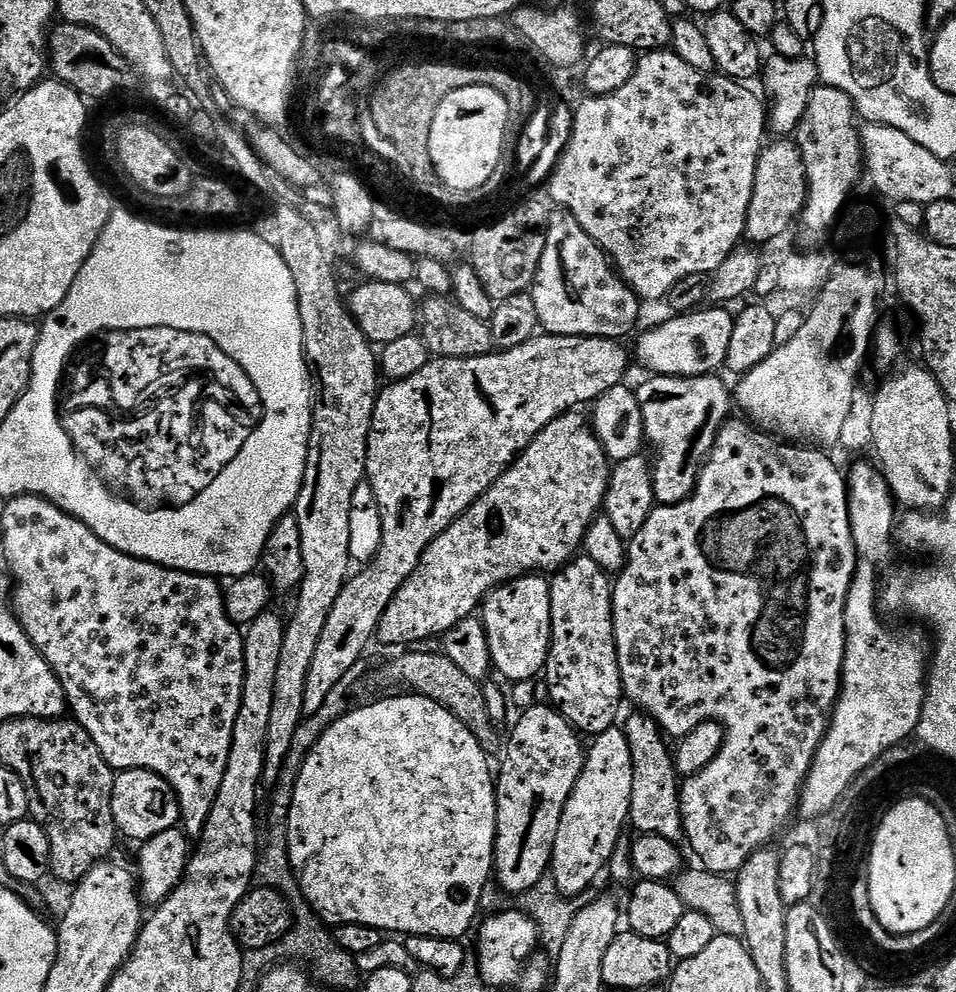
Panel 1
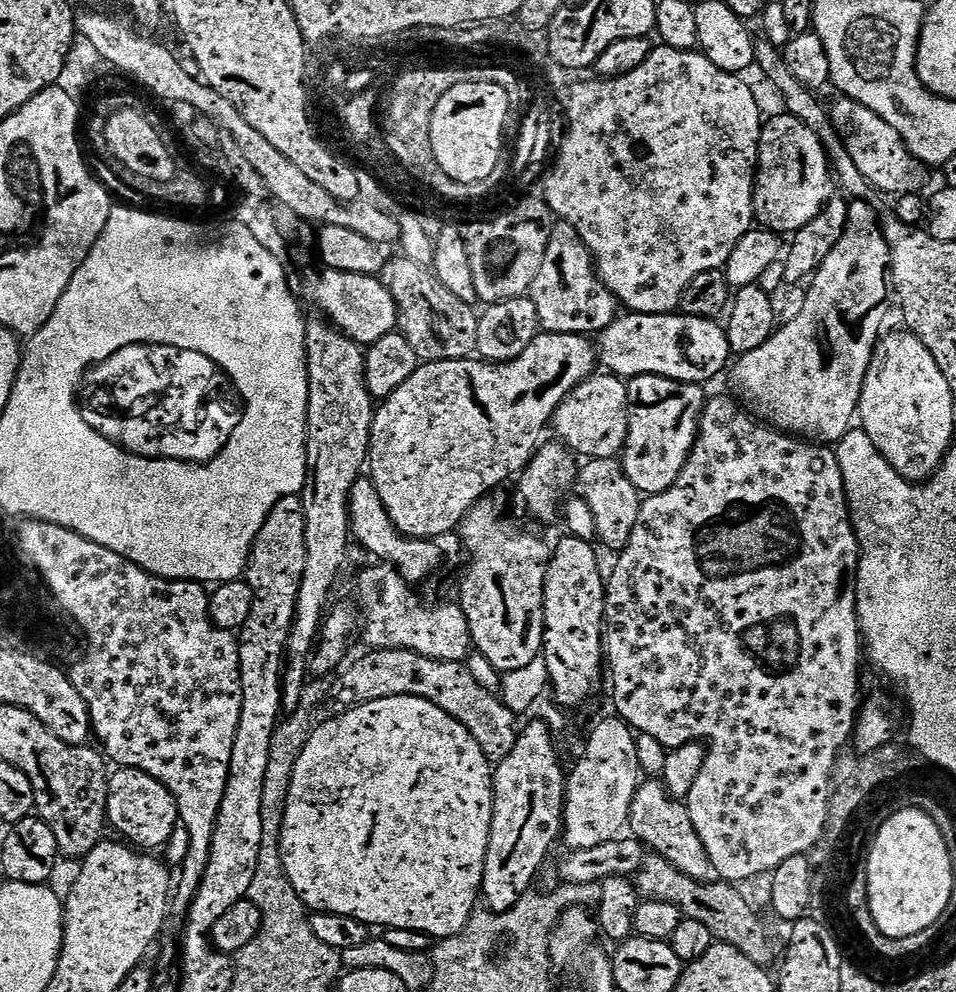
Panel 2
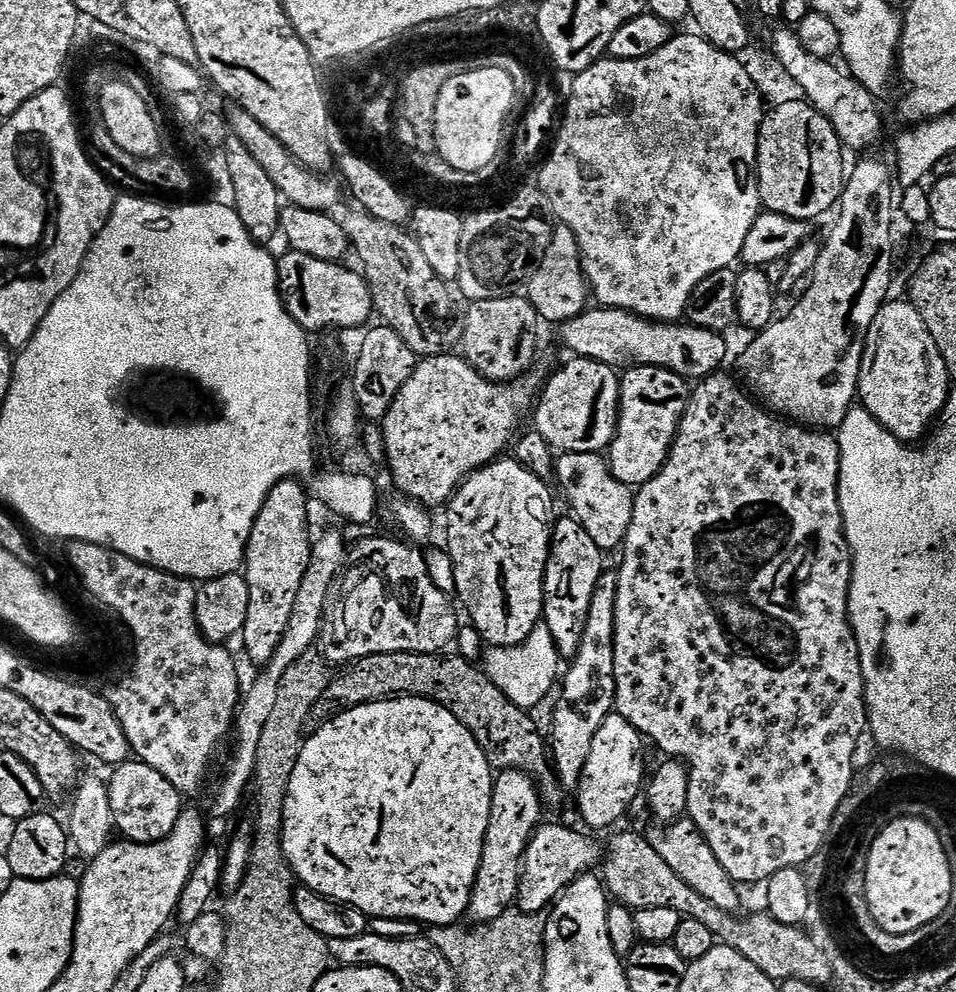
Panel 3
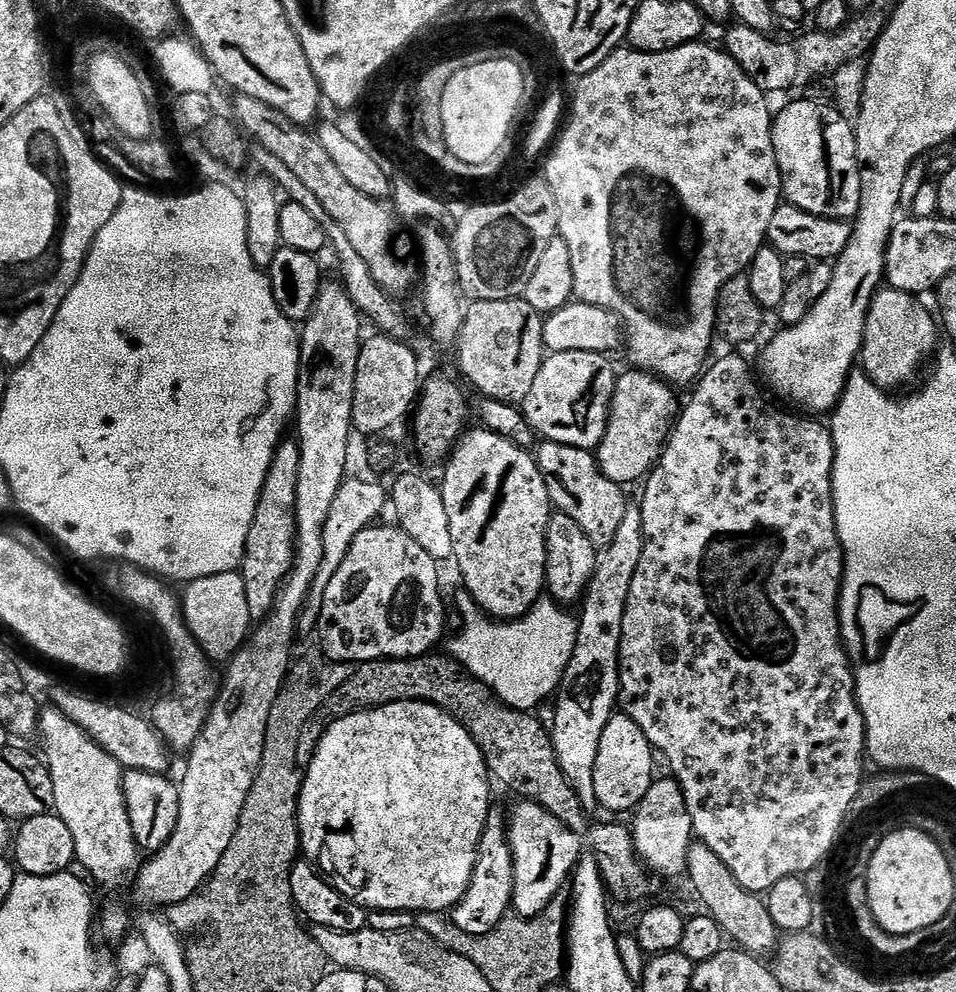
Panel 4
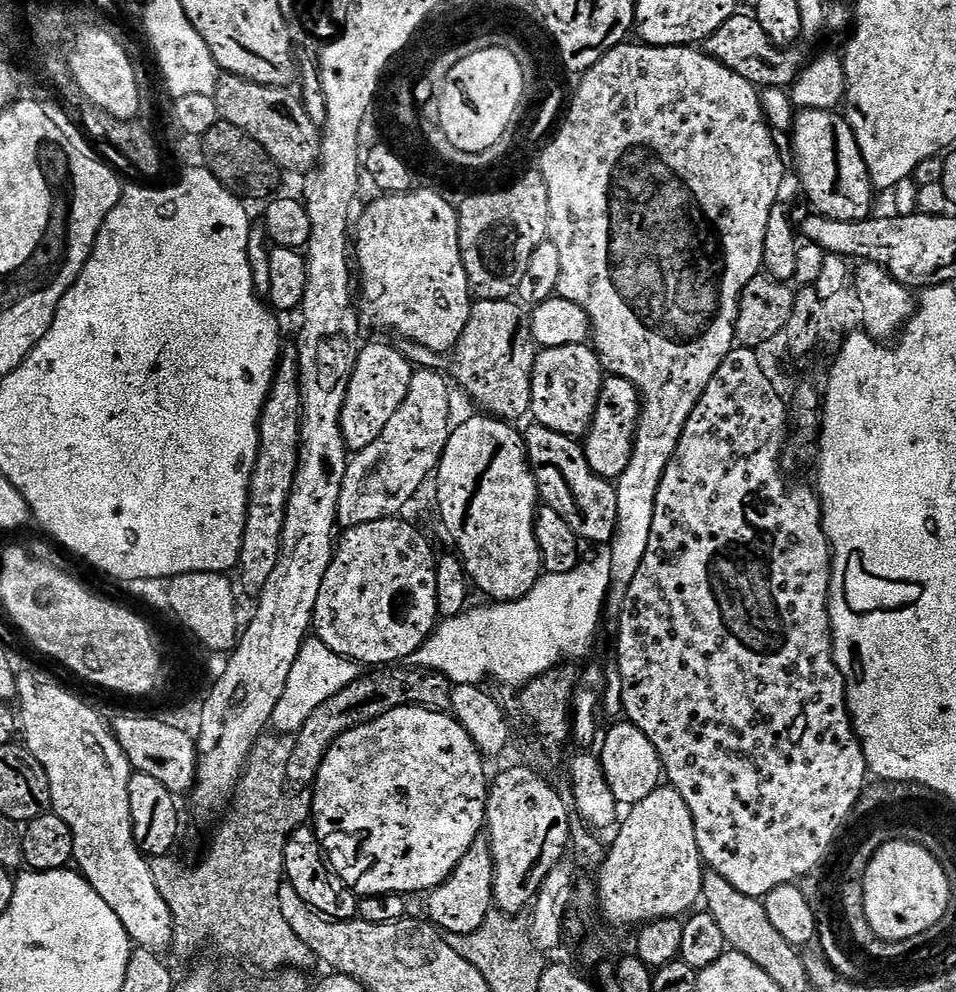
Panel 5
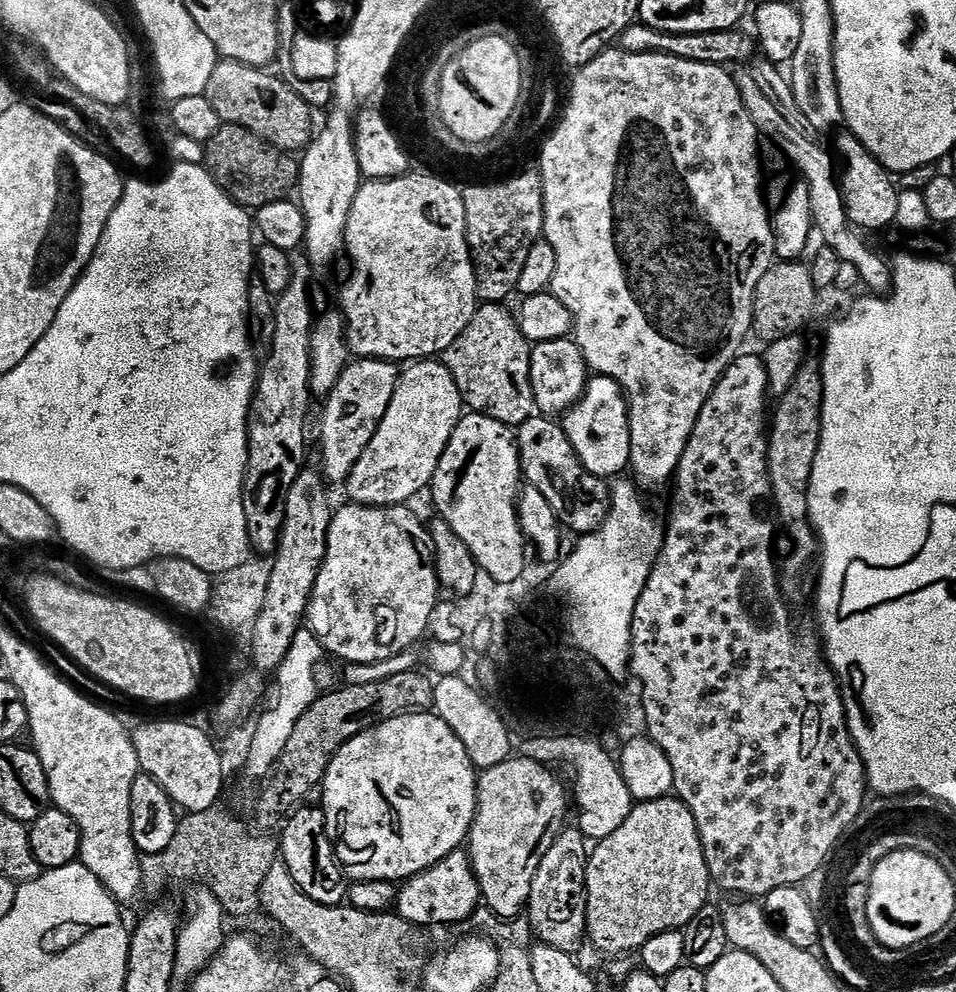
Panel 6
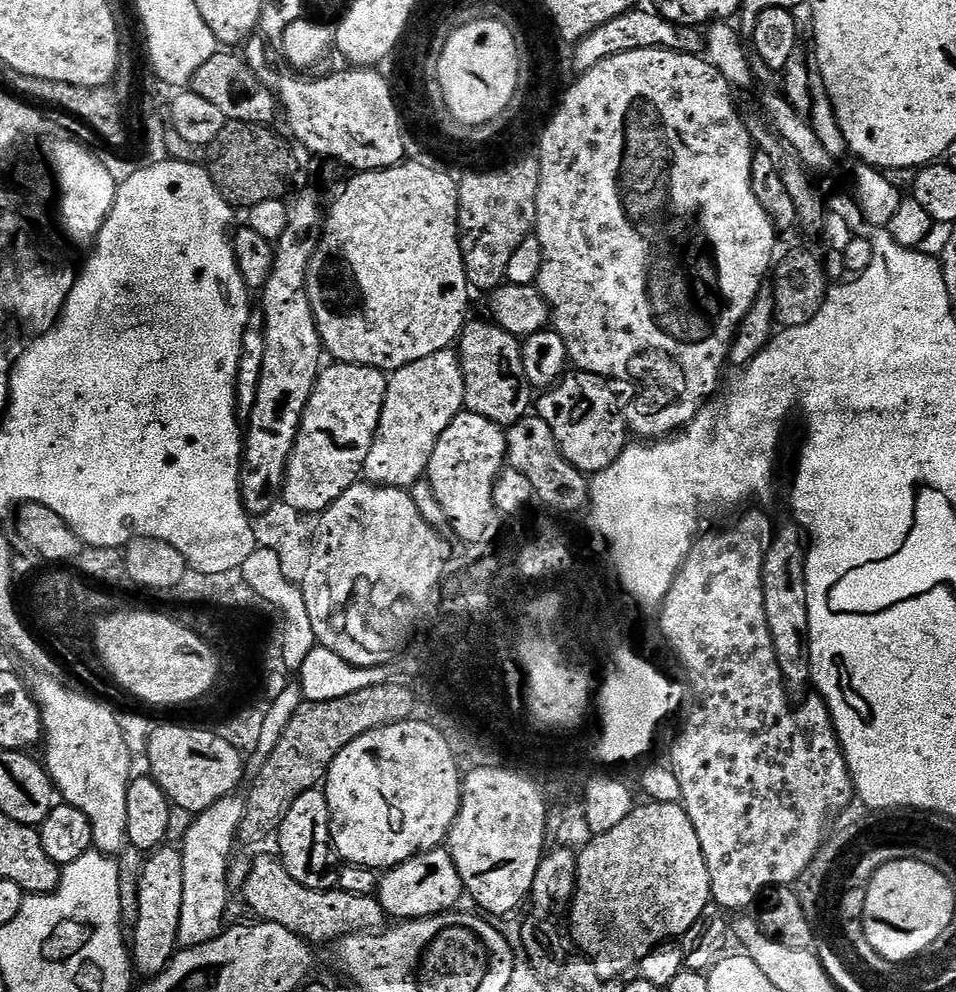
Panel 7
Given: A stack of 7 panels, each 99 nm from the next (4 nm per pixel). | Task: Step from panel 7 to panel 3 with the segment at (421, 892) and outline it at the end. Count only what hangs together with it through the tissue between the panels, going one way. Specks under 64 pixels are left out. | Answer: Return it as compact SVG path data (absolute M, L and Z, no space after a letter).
M509 768L495 777L482 862L476 875L472 901L468 904L468 912L476 924L489 924L517 903L524 855L528 853L528 845L532 843L532 837L542 824L540 808L542 809L542 793L537 781L528 773Z

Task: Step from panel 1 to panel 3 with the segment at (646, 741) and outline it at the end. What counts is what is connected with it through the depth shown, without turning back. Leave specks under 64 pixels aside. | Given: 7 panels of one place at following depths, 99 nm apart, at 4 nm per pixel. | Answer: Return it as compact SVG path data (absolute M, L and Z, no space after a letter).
M681 818L667 826L656 827L660 828L654 829L653 832L649 831L647 837L654 846L654 850L662 854L666 866L670 866L670 870L674 870L674 874L678 874L678 878L682 878L686 886L694 886L694 890L698 890L702 898L714 902L714 906L733 914L739 913L741 911L740 896L736 893L738 885L730 878L730 874L726 874L726 870L722 870L722 862L714 858L714 850L710 850L698 826L694 826L694 822L690 819Z

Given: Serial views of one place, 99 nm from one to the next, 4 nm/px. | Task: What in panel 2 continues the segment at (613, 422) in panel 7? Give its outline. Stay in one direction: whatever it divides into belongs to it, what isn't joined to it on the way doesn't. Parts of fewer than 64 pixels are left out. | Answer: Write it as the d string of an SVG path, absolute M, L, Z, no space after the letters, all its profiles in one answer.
M654 374L633 376L627 381L627 386L630 415L628 417L628 437L622 453L624 472L645 497L657 496L670 490L670 486L678 482L678 474L682 474L690 458L696 438L700 435L700 415L704 413L706 403L705 389L699 384L687 384L681 380L671 380Z

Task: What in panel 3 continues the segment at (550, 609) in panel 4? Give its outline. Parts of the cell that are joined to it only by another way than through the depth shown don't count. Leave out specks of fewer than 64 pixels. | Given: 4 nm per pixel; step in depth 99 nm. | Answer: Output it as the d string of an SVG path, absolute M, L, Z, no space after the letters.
M539 626L533 631L530 637L513 648L489 647L482 660L482 667L488 673L488 677L514 702L514 706L525 710L533 710L544 700L544 695L557 687L558 677L561 675L560 663L562 657L560 649L556 647L556 642L550 630L546 626Z

